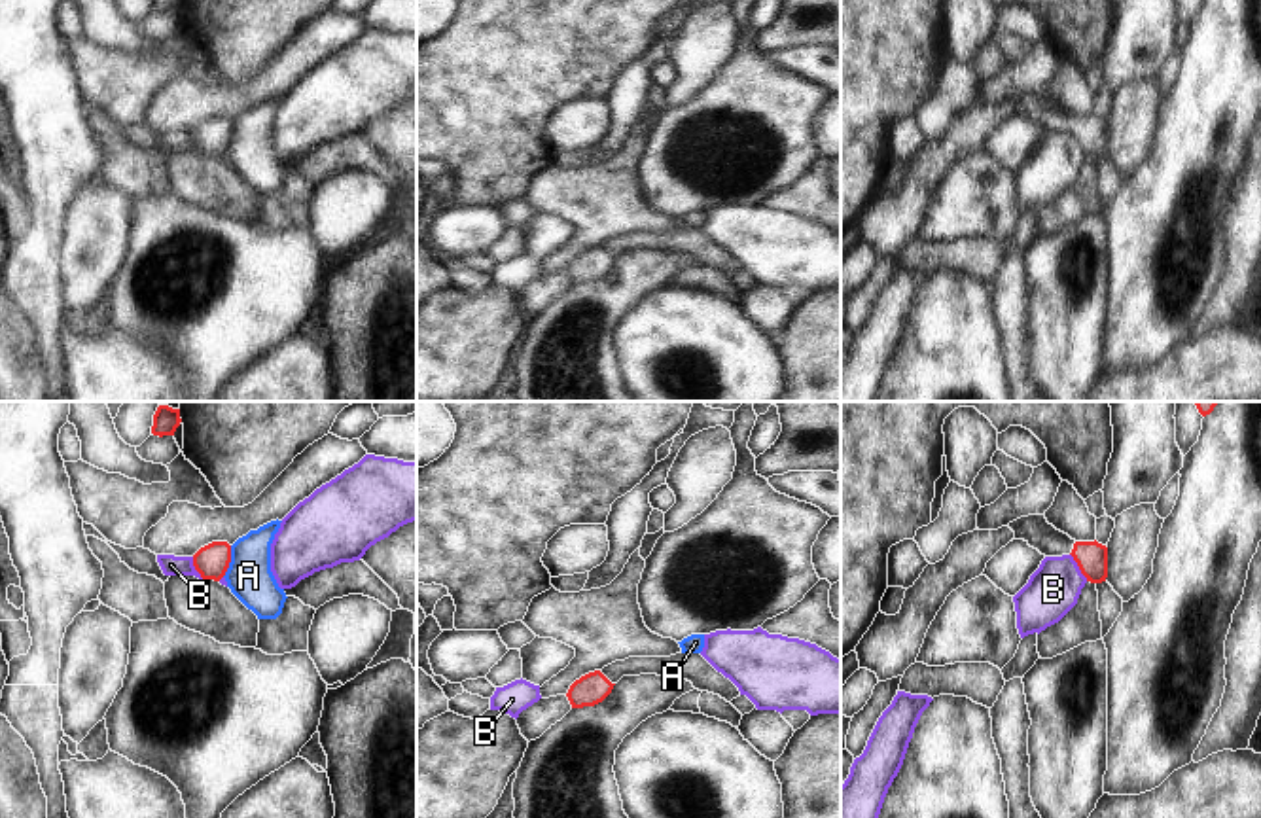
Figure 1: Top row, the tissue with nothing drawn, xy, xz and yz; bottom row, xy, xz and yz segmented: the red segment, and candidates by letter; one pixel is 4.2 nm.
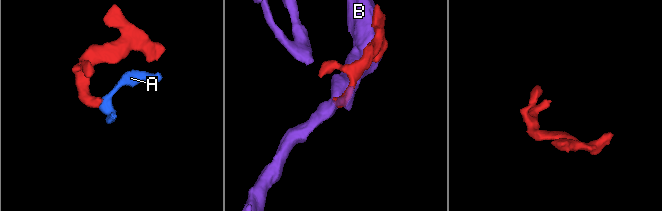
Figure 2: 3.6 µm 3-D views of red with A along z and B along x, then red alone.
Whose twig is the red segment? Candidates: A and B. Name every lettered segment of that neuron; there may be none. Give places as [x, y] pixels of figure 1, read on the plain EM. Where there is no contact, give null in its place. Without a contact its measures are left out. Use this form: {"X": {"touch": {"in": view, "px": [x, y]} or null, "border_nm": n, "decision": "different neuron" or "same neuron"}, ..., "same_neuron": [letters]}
{"A": {"touch": {"in": "xy", "px": [230, 137]}, "border_nm": 140, "decision": "different neuron"}, "B": {"touch": {"in": "yz", "px": [1078, 141]}, "border_nm": 140, "decision": "different neuron"}, "same_neuron": []}

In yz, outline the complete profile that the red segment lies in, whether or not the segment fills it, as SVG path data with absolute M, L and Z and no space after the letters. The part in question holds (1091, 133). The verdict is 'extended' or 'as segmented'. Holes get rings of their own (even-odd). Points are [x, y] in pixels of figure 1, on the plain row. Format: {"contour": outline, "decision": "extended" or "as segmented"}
{"contour": "M1045 91L1021 93L1007 100L1013 116L1024 116L1045 133L1072 131L1081 150L1091 159L1102 159L1108 153L1108 123L1094 117L1075 117L1068 110L1047 98Z", "decision": "extended"}

